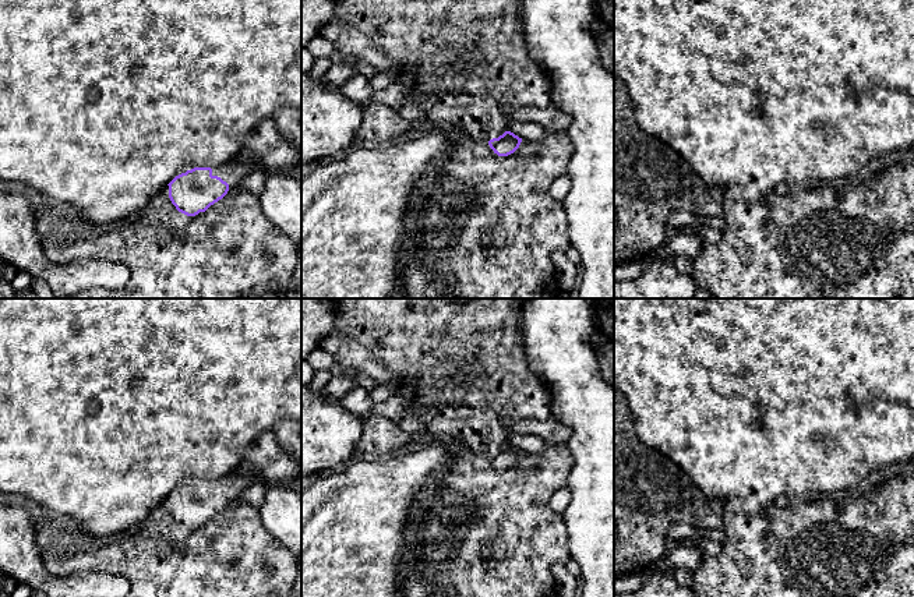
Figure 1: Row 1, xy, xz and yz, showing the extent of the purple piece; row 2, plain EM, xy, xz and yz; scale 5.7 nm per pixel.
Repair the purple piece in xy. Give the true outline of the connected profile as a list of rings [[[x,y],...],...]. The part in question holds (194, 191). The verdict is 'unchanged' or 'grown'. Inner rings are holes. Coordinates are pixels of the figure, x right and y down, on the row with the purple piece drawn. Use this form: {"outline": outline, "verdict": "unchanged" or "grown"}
{"outline": [[[244,153],[225,166],[194,167],[167,184],[169,198],[179,212],[195,216],[222,199],[230,184],[240,184],[253,170],[254,162]]], "verdict": "grown"}

